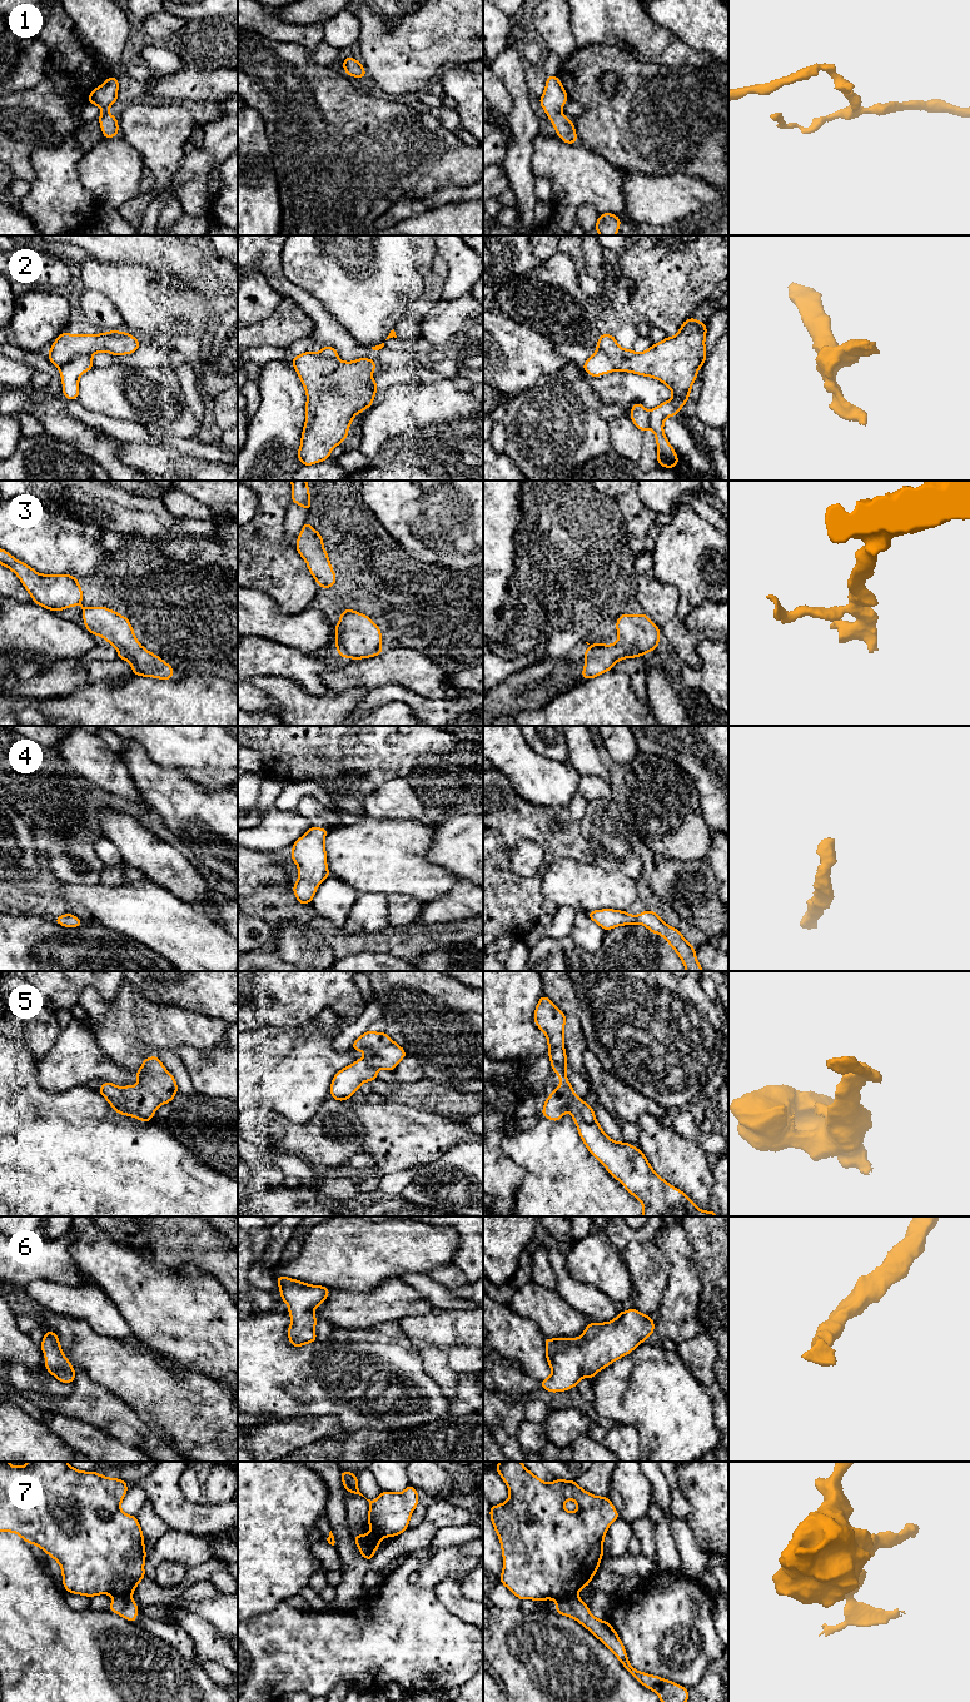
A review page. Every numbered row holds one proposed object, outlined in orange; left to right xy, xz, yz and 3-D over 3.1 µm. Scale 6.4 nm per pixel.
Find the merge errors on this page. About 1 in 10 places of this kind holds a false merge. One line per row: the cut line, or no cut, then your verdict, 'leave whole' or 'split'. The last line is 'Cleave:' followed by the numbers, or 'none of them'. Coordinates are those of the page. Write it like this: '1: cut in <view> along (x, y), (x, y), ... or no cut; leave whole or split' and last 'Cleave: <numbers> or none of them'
1: no cut; leave whole
2: no cut; leave whole
3: no cut; leave whole
4: no cut; leave whole
5: no cut; leave whole
6: no cut; leave whole
7: cut in yz along (575, 1596), (556, 1601); split
Cleave: 7

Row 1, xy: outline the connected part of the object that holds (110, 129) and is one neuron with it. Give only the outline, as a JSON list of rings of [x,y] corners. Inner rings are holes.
[[[109,76],[104,84],[94,89],[88,96],[88,103],[95,104],[103,110],[98,120],[103,136],[106,139],[114,138],[119,133],[118,118],[108,113],[108,109],[118,100],[118,88],[118,78]]]

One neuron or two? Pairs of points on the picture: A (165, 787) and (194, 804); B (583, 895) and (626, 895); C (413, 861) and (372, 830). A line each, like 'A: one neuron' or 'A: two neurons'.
A: one neuron
B: one neuron
C: one neuron

